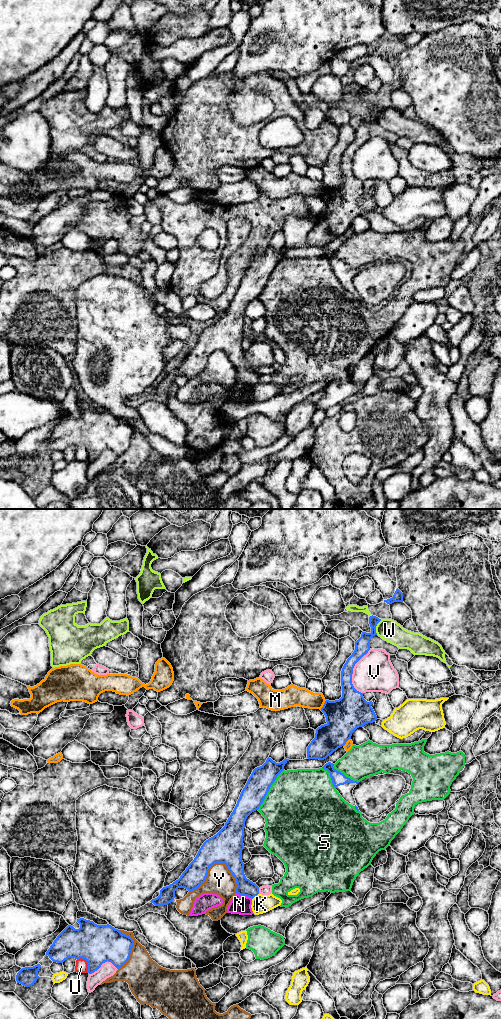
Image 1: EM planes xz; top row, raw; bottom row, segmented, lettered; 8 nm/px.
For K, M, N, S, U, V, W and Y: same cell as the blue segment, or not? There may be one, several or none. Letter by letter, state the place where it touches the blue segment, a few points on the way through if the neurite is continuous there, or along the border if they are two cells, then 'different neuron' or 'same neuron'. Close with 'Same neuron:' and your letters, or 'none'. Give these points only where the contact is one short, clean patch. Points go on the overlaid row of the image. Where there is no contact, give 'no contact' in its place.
K: xz (255, 896) | different neuron
M: xz (323, 705) | different neuron
N: xz (244, 895) | different neuron
S: xz (269, 788) | different neuron
U: xz (87, 962) | along xz (77, 958), (83, 958), (86, 961), (88, 972) | different neuron
V: xz (352, 672) | different neuron
W: xz (375, 627) | different neuron
Y: xz (212, 864) | different neuron
Same neuron: none

